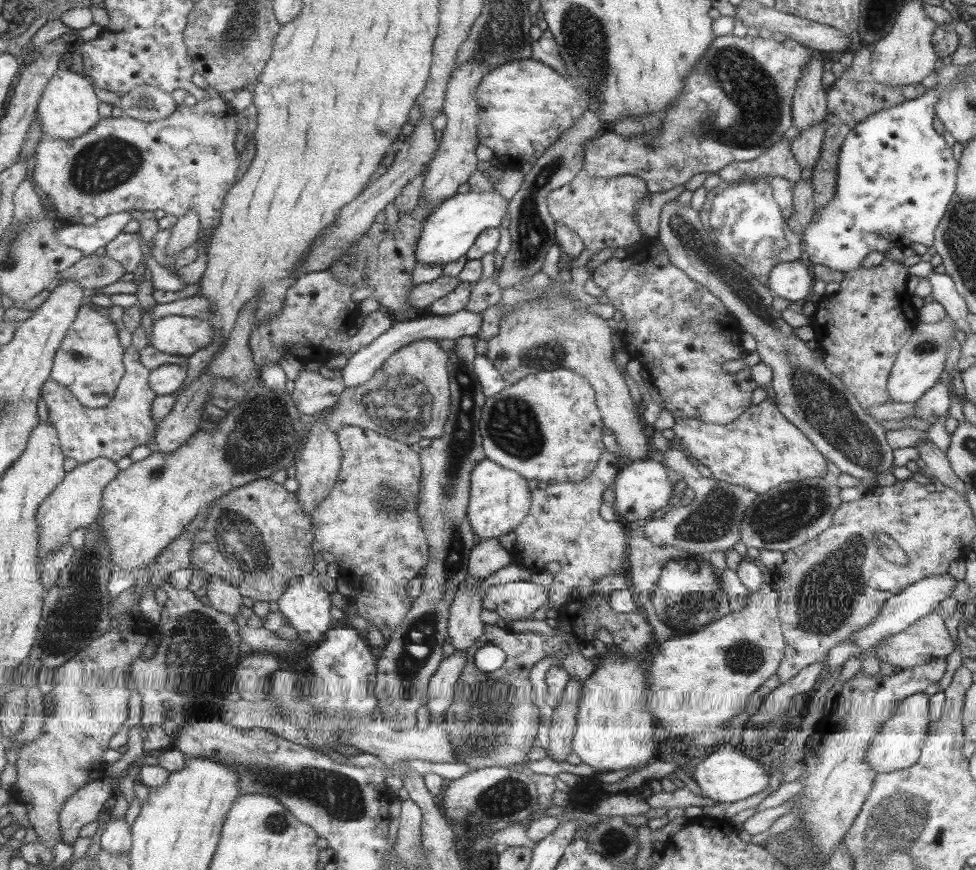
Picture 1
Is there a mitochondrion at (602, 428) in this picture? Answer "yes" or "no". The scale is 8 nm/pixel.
no

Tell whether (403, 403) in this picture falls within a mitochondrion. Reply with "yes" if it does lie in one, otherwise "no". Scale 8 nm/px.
yes

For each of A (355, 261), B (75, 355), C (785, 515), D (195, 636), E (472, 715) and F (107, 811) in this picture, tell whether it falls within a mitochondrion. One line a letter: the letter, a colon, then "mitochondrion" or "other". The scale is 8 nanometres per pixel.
A: mitochondrion
B: mitochondrion
C: mitochondrion
D: mitochondrion
E: mitochondrion
F: other

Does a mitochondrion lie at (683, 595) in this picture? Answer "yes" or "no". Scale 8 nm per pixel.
yes

